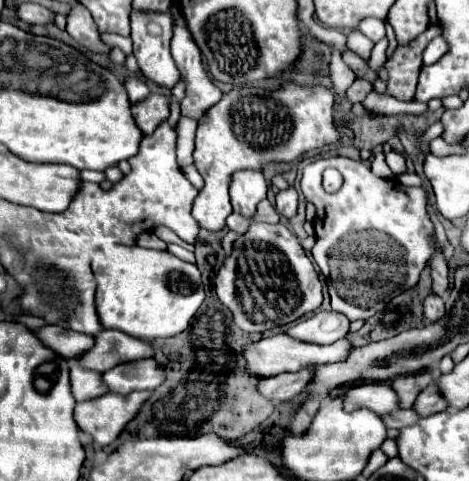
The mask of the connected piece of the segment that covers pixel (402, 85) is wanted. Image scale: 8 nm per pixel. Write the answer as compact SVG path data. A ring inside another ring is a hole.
M435 24L435 26L429 26L423 34L419 34L409 44L395 48L395 52L385 62L385 68L389 72L389 82L387 82L389 96L401 101L414 99L417 76L421 70L421 54L431 38L441 35L442 26Z

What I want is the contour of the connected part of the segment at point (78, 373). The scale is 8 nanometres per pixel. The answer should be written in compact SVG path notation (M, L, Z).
M77 364L71 366L71 392L77 402L99 398L101 394L107 394L109 390L101 382L99 372L89 372L87 368L81 368Z

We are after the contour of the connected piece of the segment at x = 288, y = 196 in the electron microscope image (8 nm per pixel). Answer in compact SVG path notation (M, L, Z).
M289 188L289 190L279 192L279 194L277 194L277 204L275 204L275 206L277 206L277 212L279 212L281 216L293 218L293 216L297 214L297 206L299 206L295 188Z

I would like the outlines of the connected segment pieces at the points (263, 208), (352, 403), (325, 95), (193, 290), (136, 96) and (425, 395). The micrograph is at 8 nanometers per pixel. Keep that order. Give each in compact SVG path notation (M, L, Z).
M265 199L259 203L257 214L253 220L262 220L264 222L269 222L269 224L277 224L279 222L279 214L275 212L275 208L269 202L268 199Z
M369 382L351 386L335 398L341 398L345 412L367 408L375 414L389 414L397 408L397 394L393 392L391 382Z
M283 82L279 90L263 90L263 88L253 88L253 86L243 86L243 88L233 88L223 98L209 108L209 112L199 120L197 134L195 134L195 166L199 174L205 180L205 186L199 190L195 204L193 204L193 218L199 222L201 228L205 230L221 230L225 228L225 218L231 214L231 200L229 200L229 182L235 172L245 170L245 168L265 168L269 164L287 164L297 160L309 150L315 148L325 148L331 144L339 144L341 136L333 126L333 108L335 96L329 88L325 86L301 86L297 82Z
M113 244L95 252L91 268L97 278L97 312L103 328L123 330L141 340L181 334L205 300L199 268L169 252Z
M129 76L127 82L125 82L125 88L127 88L127 94L129 94L131 104L139 104L141 100L145 100L149 96L149 88L137 76Z
M427 386L415 400L413 404L413 410L417 412L417 416L425 418L425 416L431 416L431 414L437 414L441 410L445 410L447 404L445 400L441 400L441 396L437 396L437 388L433 386Z

